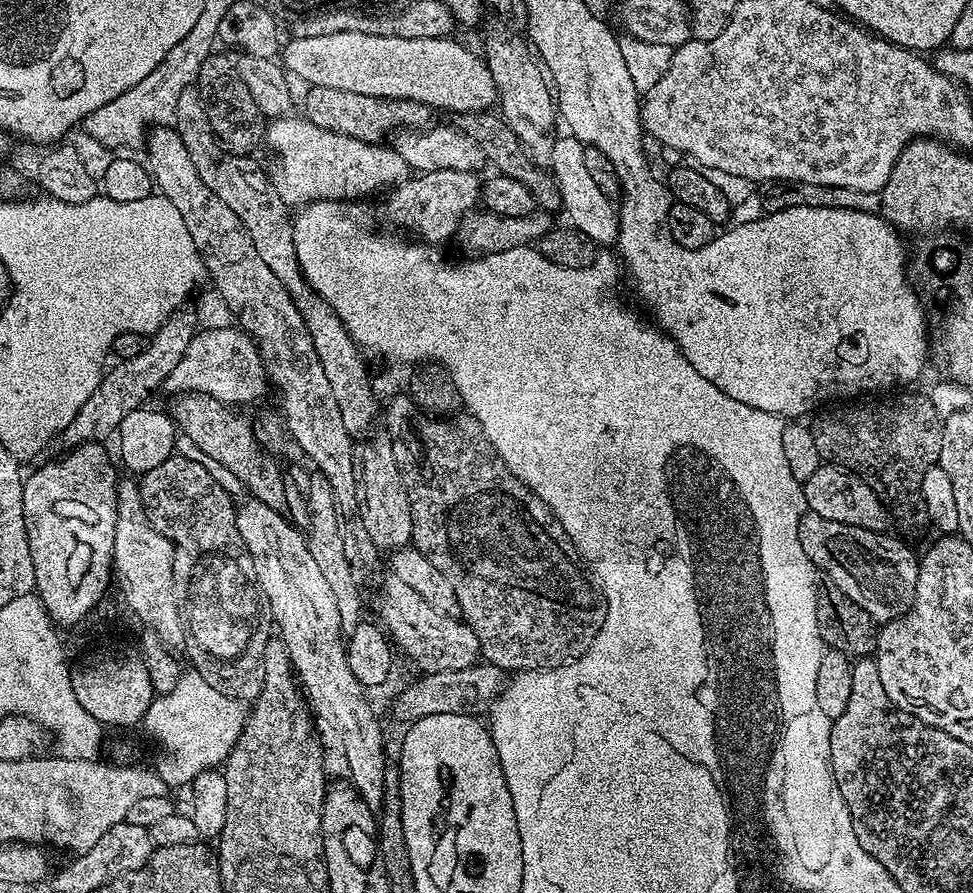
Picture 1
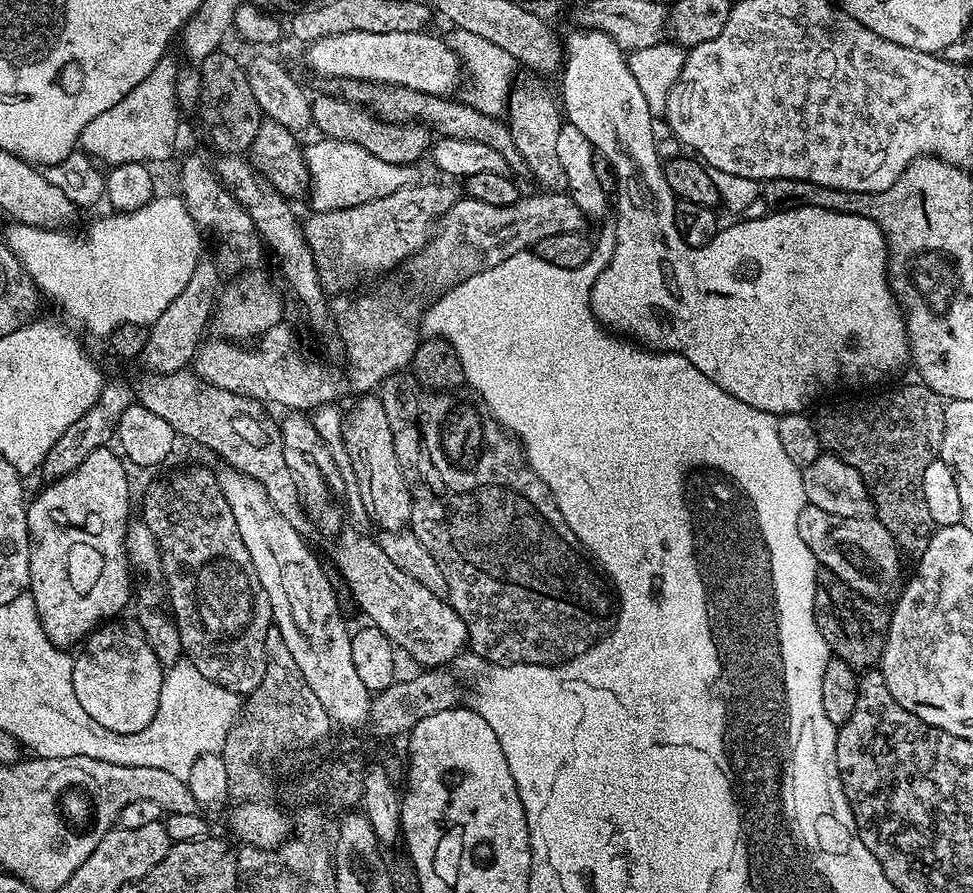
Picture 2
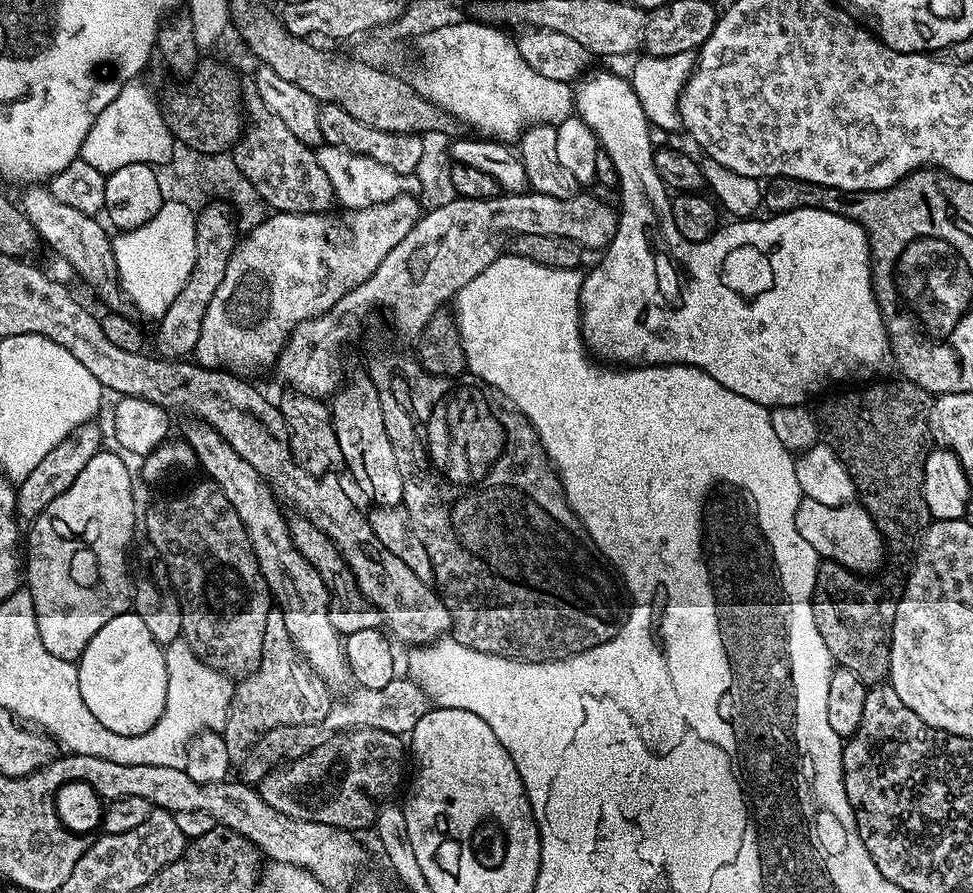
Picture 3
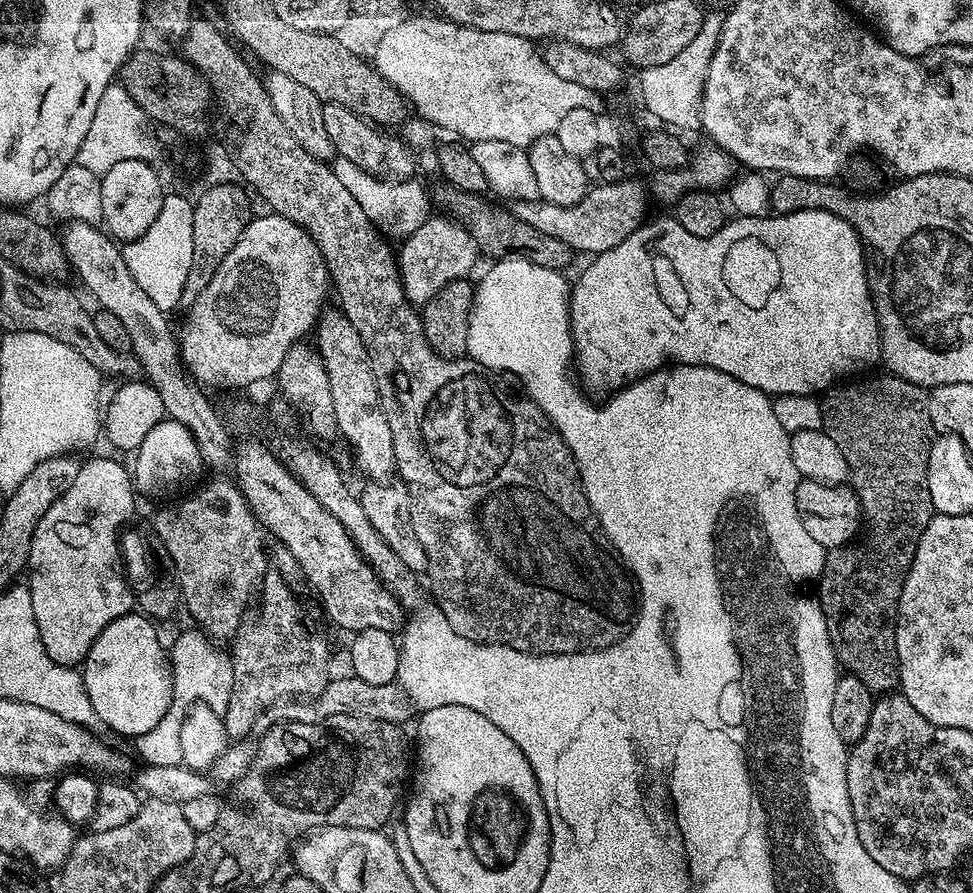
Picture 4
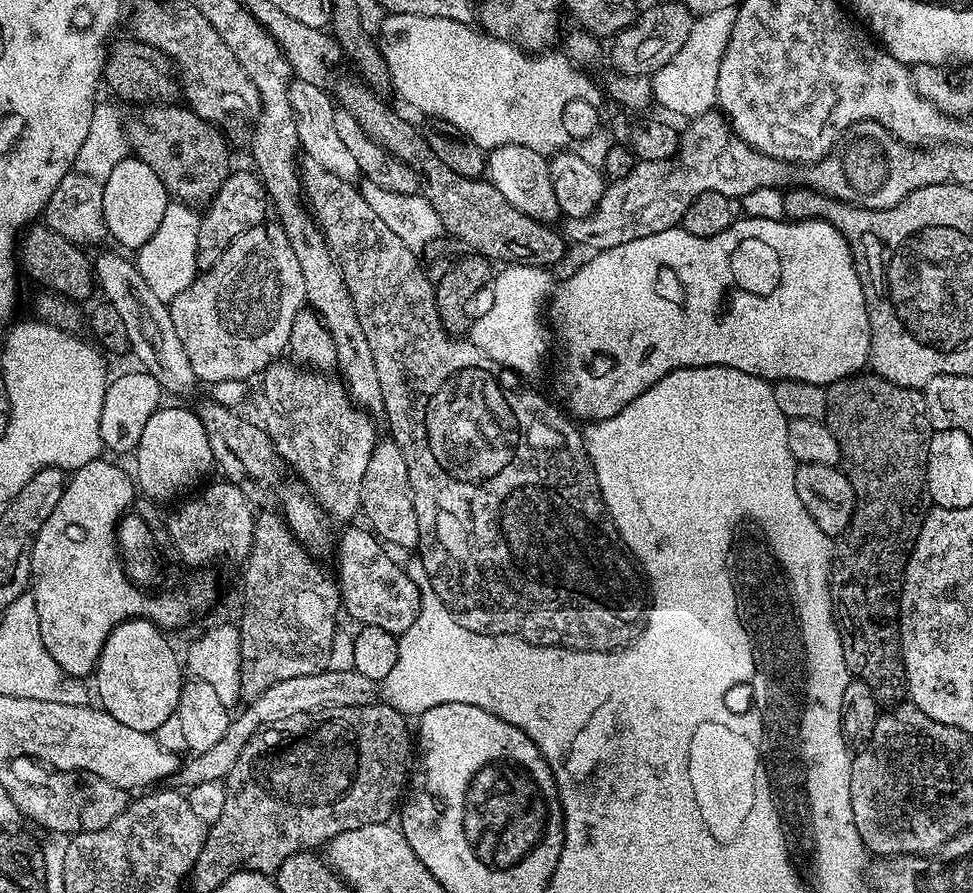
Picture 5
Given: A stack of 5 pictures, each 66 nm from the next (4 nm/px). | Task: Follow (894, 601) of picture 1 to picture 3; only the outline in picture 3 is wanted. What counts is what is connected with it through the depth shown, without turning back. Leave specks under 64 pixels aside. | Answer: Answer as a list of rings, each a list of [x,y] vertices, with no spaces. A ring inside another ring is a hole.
[[[807,498],[801,499],[796,511],[798,534],[814,546],[817,556],[825,560],[833,560],[857,574],[876,574],[886,564],[884,536],[880,533],[880,525],[873,520],[863,504],[853,502],[842,506],[826,506]]]

